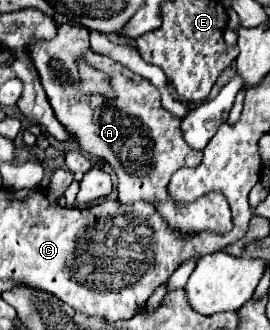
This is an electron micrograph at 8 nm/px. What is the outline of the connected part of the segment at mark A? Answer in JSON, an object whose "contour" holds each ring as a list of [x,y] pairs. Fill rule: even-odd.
{"contour":[[[64,22],[58,26],[60,34],[52,42],[32,42],[28,50],[32,50],[32,60],[36,62],[36,70],[40,74],[46,96],[56,112],[60,124],[72,134],[74,142],[84,150],[98,158],[104,158],[118,176],[118,200],[122,204],[146,202],[154,204],[158,214],[162,216],[172,230],[180,230],[182,236],[214,232],[224,234],[232,230],[232,214],[226,198],[222,194],[206,194],[206,198],[178,206],[168,196],[170,176],[184,167],[197,167],[204,154],[192,146],[188,146],[180,132],[180,118],[170,114],[160,104],[160,92],[152,86],[150,80],[134,74],[122,64],[94,54],[90,50],[90,30],[82,24]],[[80,60],[84,60],[94,70],[104,72],[110,78],[110,86],[116,96],[86,96],[80,92]],[[210,196],[218,196],[216,204],[210,204]]]}

